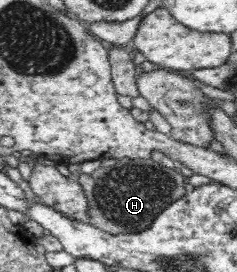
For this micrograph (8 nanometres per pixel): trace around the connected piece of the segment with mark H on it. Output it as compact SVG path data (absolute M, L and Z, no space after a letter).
M152 158L119 159L115 165L99 167L91 174L77 174L88 206L88 223L110 234L141 232L171 202L185 192L185 181L177 169L167 168Z

